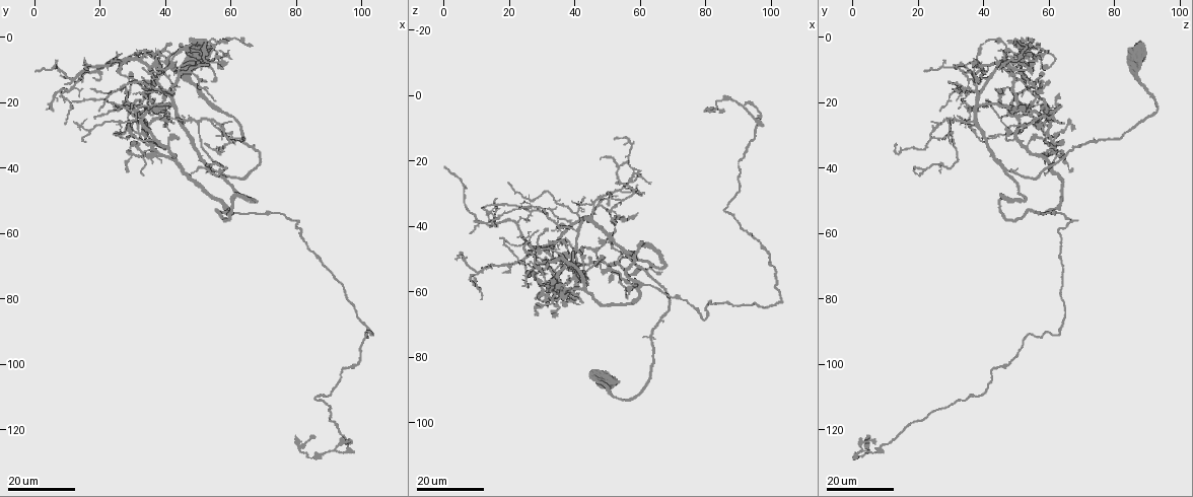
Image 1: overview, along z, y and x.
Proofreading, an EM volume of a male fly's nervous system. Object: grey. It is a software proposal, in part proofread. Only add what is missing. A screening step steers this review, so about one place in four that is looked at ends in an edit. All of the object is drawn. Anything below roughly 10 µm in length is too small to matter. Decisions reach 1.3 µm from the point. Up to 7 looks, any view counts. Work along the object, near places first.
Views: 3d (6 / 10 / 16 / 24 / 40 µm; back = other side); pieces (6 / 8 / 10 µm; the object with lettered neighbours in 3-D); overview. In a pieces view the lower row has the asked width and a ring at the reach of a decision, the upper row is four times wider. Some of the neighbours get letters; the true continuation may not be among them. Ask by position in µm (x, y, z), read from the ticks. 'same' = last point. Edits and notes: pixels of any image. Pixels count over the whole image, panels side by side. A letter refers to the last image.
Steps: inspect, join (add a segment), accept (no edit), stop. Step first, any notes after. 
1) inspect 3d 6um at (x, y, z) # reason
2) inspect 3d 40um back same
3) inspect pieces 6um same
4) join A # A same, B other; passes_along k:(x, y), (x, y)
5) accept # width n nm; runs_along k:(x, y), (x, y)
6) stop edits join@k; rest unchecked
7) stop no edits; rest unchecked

inspect 3d 16um at (42.5, 26.5, 63.0) # branch stops here

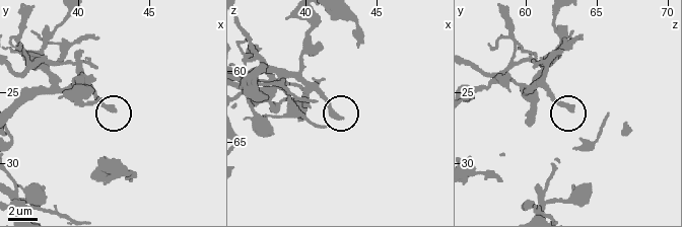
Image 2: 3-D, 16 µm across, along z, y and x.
inspect 3d 10um at (42.4, 26.2, 63.2)

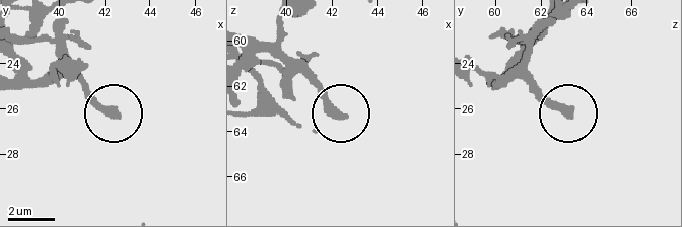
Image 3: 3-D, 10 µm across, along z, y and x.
inspect pieces 10um at (42.5, 26.3, 63.2)

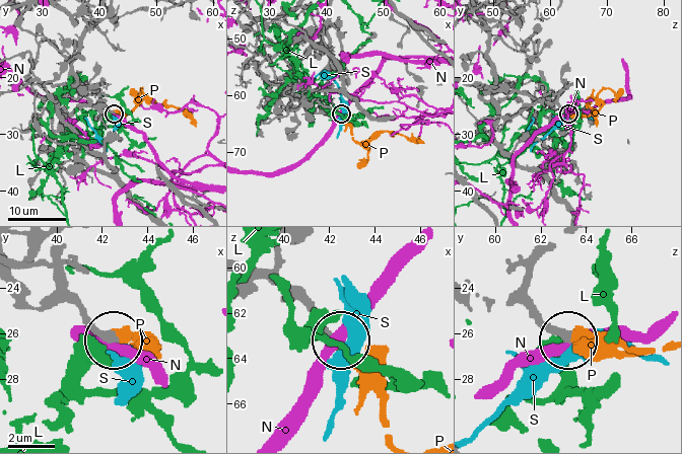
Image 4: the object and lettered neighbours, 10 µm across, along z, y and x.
join P # L other, N other, P same, S other; passes_along 4:(522, 287), (528, 304), (562, 334), (662, 351); the neuron continues

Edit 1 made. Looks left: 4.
inspect 3d 24um at (8.0, 11.5, 42.5)

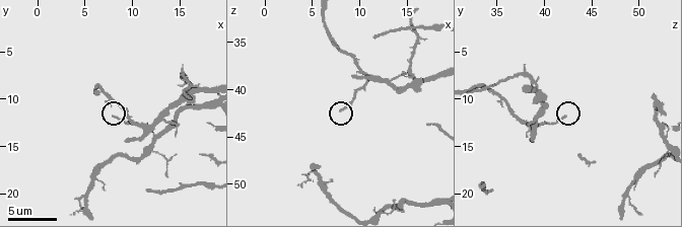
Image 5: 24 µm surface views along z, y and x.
inspect pieces 6um at (7.8, 12.0, 42.0)

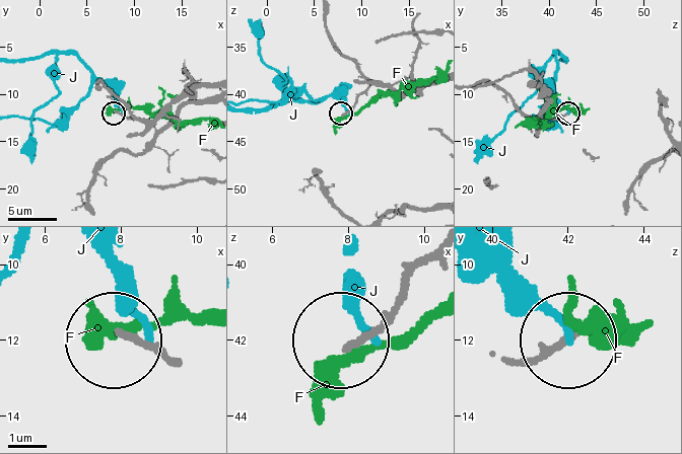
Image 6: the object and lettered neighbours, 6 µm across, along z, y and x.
accept # F other, J other; runs_along 6:(428, 252), (399, 301), (344, 346); no lettered segment goes on from it

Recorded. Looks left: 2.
inspect 3d 10um at (9.2, 14.2, 38.6) # branch stops here

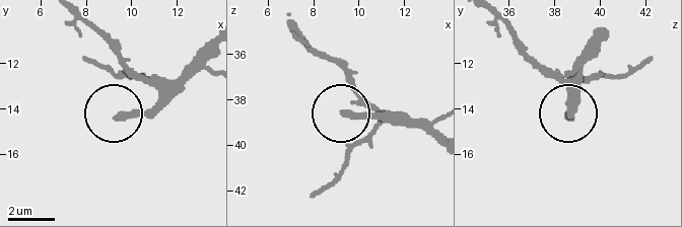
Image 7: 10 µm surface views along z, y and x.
inspect pieces 8um at (9.4, 14.4, 38.7)

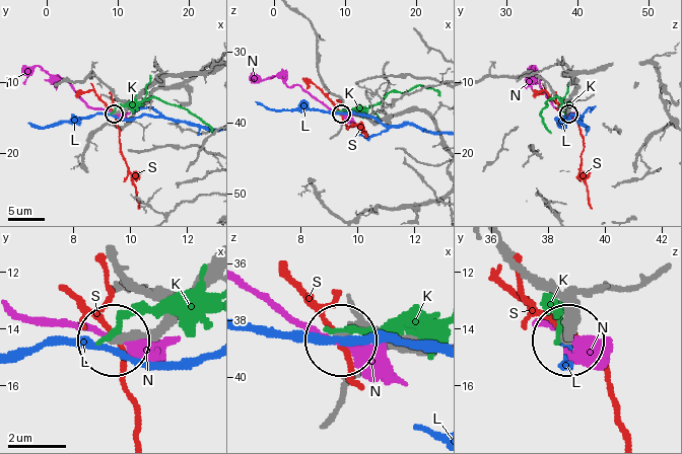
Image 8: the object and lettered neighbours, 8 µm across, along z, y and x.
accept # width 260 nm; K other, L other, N other, S other; runs_along 8:(206, 277), (155, 327), (114, 339); none of them fits

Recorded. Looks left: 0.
stop edits join@4; rest unchecked

